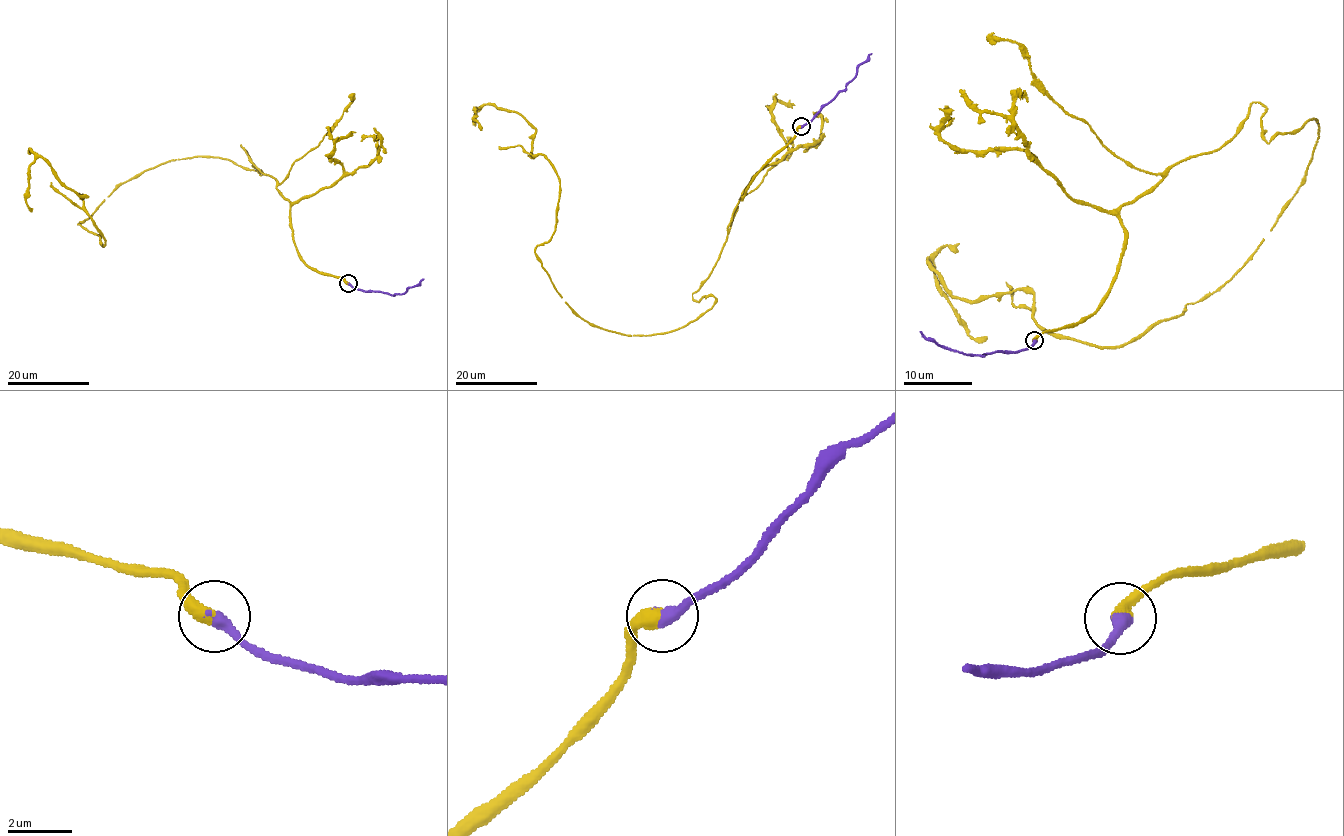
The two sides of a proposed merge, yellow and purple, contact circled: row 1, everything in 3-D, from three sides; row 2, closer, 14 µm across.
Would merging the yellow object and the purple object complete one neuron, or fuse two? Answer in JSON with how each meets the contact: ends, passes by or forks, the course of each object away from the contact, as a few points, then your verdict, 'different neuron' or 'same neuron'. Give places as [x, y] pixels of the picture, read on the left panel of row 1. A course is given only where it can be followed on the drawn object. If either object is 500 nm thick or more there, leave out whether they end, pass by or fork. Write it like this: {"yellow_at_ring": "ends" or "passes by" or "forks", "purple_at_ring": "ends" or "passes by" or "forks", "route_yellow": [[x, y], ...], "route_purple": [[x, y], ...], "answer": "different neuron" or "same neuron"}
{"yellow_at_ring": "ends", "purple_at_ring": "ends", "route_yellow": [[347, 283], [241, 145], [262, 174], [121, 184], [78, 224], [104, 246], [41, 157], [30, 209]], "route_purple": [[348, 283], [359, 289], [392, 295], [404, 293], [423, 279]], "answer": "same neuron"}

